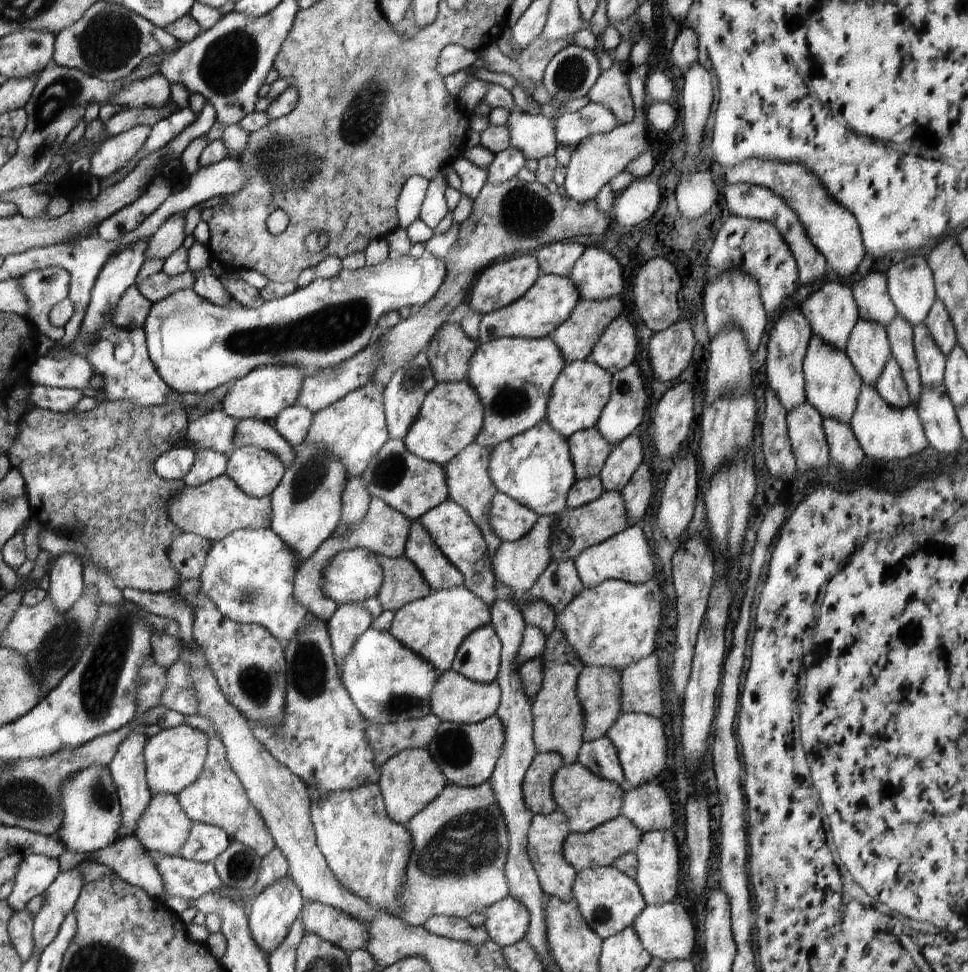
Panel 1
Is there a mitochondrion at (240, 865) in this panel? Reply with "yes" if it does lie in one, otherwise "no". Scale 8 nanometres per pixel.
yes

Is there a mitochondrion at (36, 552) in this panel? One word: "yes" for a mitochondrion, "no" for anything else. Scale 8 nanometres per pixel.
no

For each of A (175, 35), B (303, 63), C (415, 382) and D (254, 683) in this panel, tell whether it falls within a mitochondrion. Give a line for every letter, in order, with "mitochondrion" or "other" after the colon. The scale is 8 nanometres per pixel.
A: other
B: other
C: mitochondrion
D: mitochondrion

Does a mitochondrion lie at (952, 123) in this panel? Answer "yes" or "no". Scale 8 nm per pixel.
no

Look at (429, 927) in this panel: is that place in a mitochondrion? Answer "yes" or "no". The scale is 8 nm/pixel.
no

